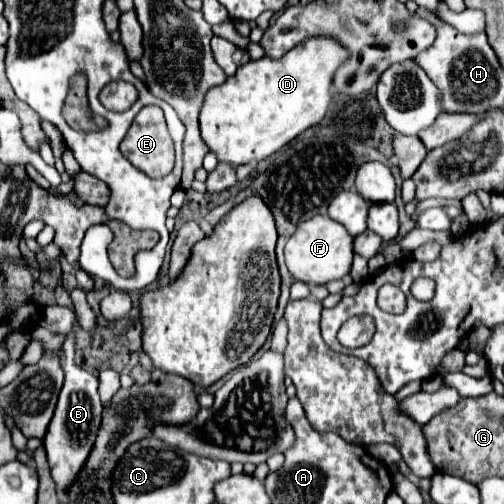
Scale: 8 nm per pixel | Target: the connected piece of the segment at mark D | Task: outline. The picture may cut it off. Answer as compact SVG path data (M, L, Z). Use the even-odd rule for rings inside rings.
M310 38L278 60L264 56L246 62L222 86L208 90L200 112L204 144L216 154L218 162L232 166L272 156L324 118L332 100L332 74L346 58L348 52L334 38Z

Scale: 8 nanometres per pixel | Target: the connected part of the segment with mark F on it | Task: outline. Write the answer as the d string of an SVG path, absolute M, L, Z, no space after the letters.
M314 216L310 220L302 220L296 226L296 232L290 236L284 248L286 266L294 280L306 284L328 284L330 280L340 280L350 274L352 268L352 236L332 218Z

